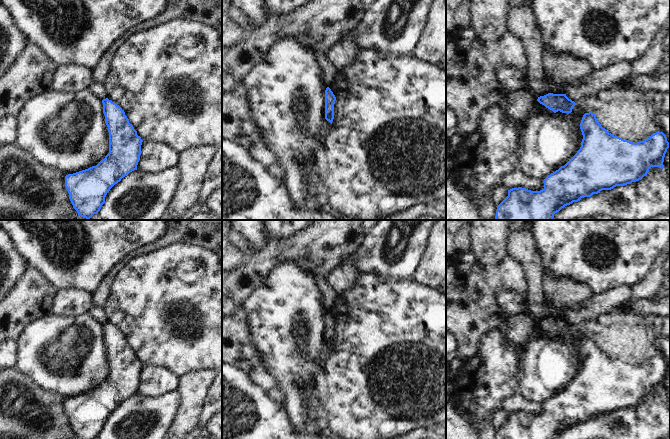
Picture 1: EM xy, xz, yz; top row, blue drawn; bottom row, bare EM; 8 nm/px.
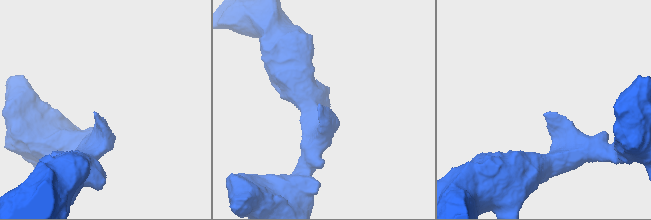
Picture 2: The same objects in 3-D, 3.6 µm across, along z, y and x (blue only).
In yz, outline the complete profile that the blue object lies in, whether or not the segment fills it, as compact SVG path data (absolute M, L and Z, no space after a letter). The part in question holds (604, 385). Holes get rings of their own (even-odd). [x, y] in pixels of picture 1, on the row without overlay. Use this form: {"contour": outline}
{"contour": "M592 336L583 339L580 353L583 359L580 373L564 390L543 404L544 412L540 415L522 411L508 414L508 420L497 430L496 439L554 439L581 422L639 405L651 391L664 392L669 366L663 356L656 356L644 365L630 366L609 357Z"}

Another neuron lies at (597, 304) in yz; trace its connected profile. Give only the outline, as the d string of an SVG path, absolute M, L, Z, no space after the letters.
M627 285L618 286L603 294L593 294L582 302L579 310L570 311L566 320L576 328L583 327L588 319L609 312L620 303L629 301L630 298L632 298L632 288Z

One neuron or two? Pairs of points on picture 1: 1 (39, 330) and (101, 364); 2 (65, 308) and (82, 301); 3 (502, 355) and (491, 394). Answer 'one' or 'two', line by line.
1: one
2: one
3: one

